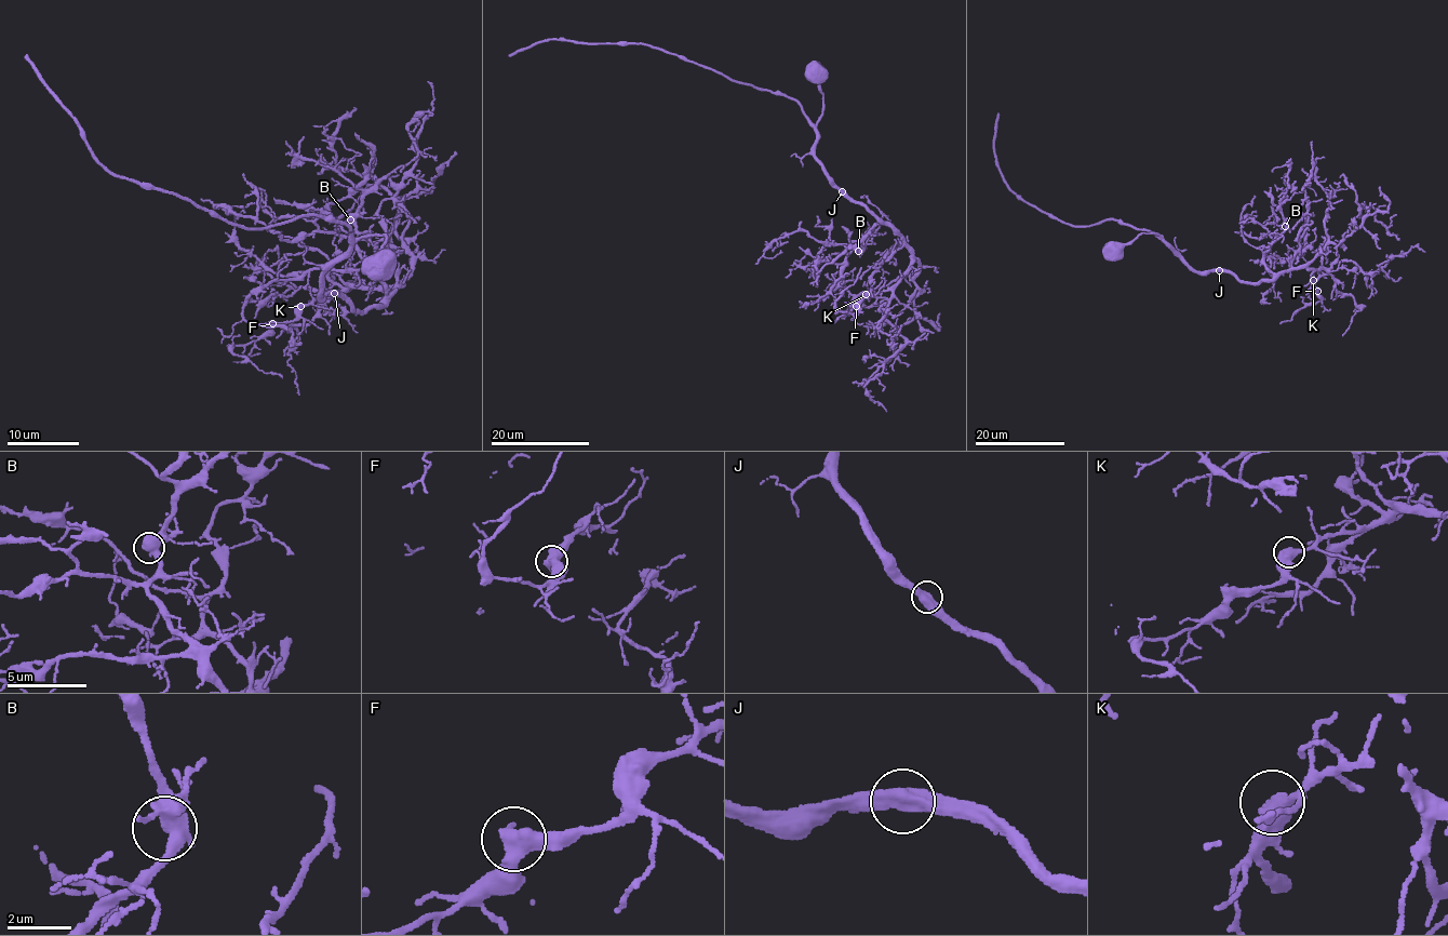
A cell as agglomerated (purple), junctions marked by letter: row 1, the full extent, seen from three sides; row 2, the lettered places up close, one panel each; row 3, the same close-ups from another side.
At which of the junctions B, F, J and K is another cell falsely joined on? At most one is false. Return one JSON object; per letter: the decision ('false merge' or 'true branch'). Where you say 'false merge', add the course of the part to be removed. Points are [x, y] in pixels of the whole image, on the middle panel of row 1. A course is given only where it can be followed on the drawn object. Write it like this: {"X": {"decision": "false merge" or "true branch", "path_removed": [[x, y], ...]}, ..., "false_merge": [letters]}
{"B": {"decision": "true branch"}, "F": {"decision": "true branch"}, "J": {"decision": "true branch"}, "K": {"decision": "true branch"}, "false_merge": []}

